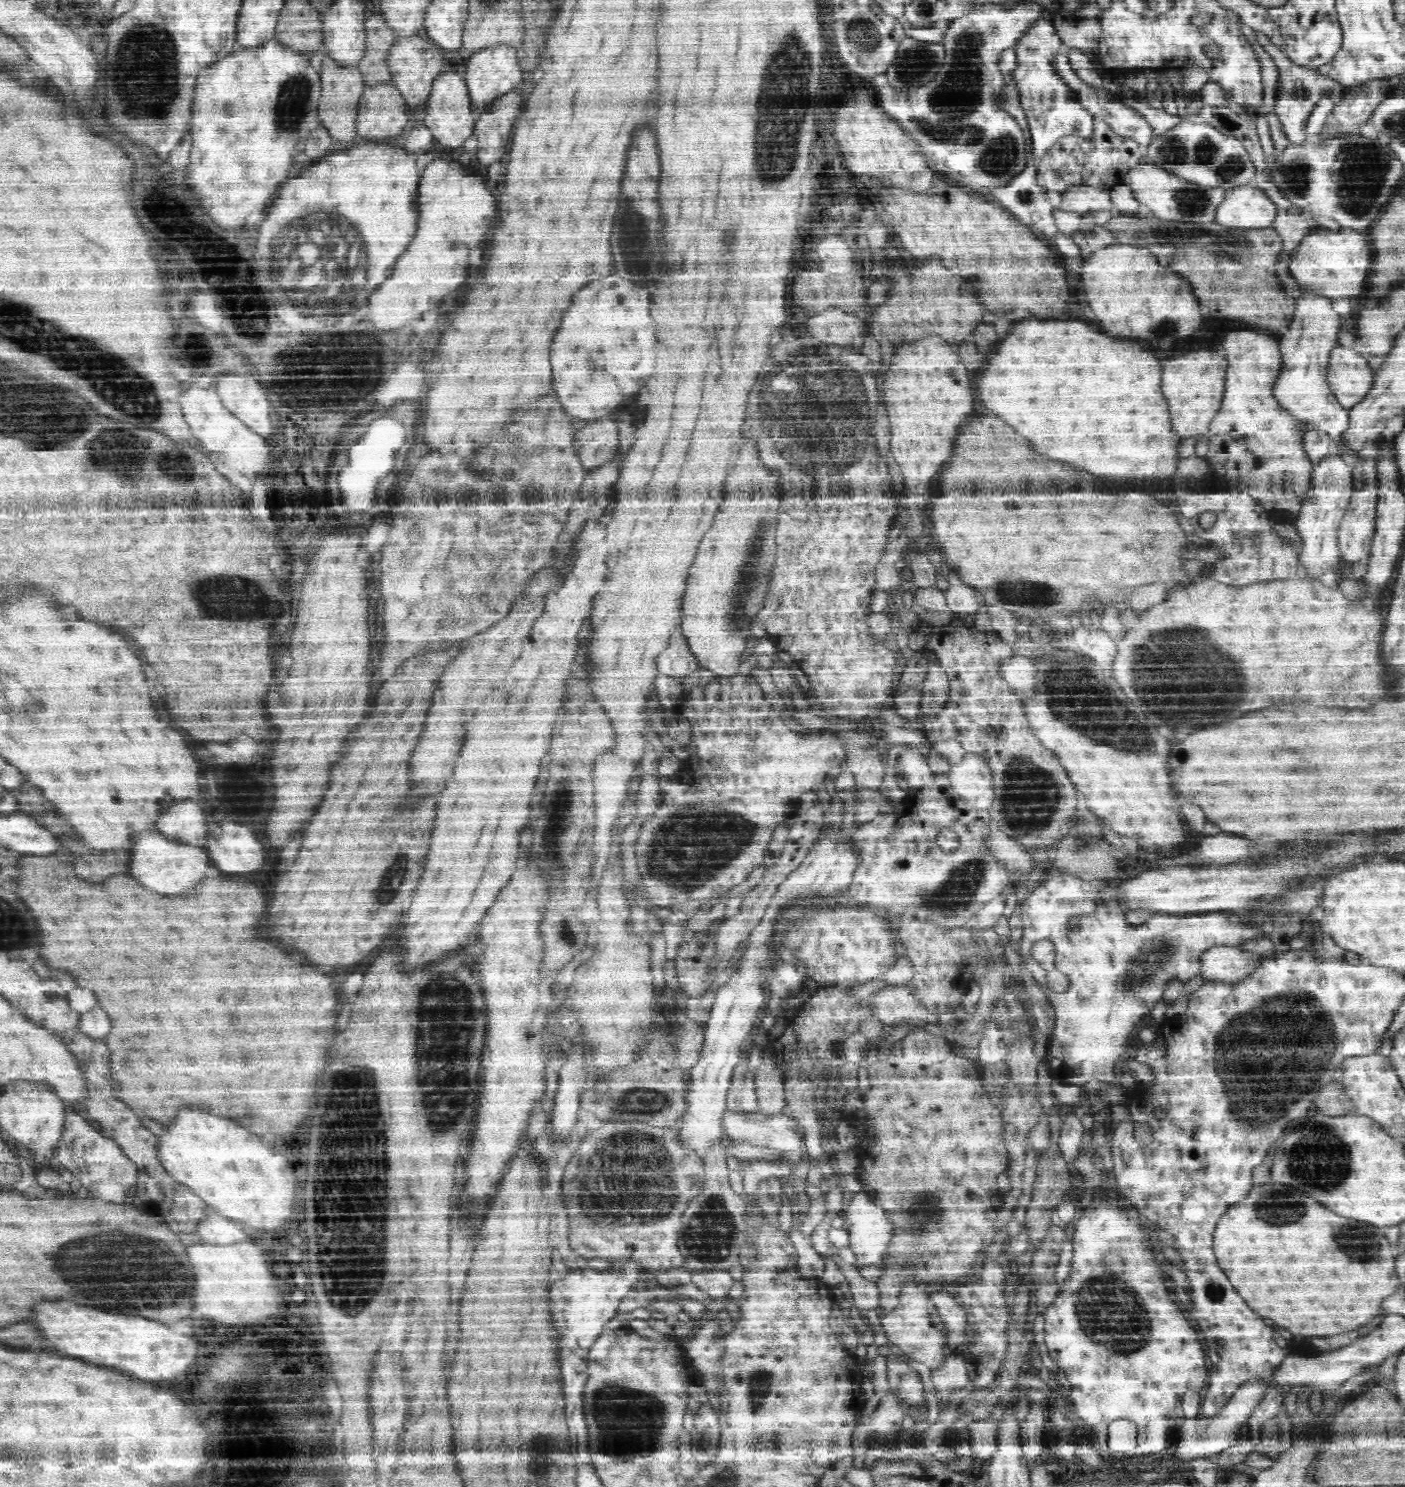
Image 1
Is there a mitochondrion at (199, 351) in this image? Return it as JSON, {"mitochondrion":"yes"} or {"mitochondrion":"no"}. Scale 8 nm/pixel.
{"mitochondrion":"yes"}

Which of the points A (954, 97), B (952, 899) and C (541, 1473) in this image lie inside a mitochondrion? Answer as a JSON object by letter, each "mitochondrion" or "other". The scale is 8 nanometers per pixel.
{"A":"mitochondrion","B":"mitochondrion","C":"mitochondrion"}

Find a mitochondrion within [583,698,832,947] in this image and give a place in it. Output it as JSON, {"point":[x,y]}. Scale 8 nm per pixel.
{"point":[705,843]}

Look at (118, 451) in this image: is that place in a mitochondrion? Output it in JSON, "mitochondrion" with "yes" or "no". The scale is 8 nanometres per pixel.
{"mitochondrion":"yes"}

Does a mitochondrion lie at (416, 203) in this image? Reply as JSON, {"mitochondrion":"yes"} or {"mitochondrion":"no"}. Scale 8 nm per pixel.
{"mitochondrion":"no"}

